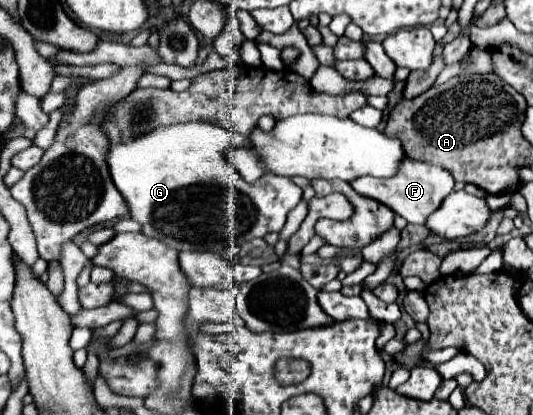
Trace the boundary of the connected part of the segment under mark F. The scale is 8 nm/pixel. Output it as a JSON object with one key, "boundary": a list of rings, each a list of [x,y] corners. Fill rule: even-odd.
{"boundary":[[[404,157],[400,161],[398,173],[394,177],[378,179],[378,177],[364,175],[364,177],[350,181],[350,185],[356,193],[388,205],[394,213],[402,215],[408,223],[416,223],[416,225],[424,225],[426,217],[430,213],[434,213],[434,209],[438,209],[438,205],[444,201],[444,197],[448,193],[454,191],[454,179],[450,177],[450,173],[446,169],[424,163],[424,161],[416,161],[410,157]]]}

